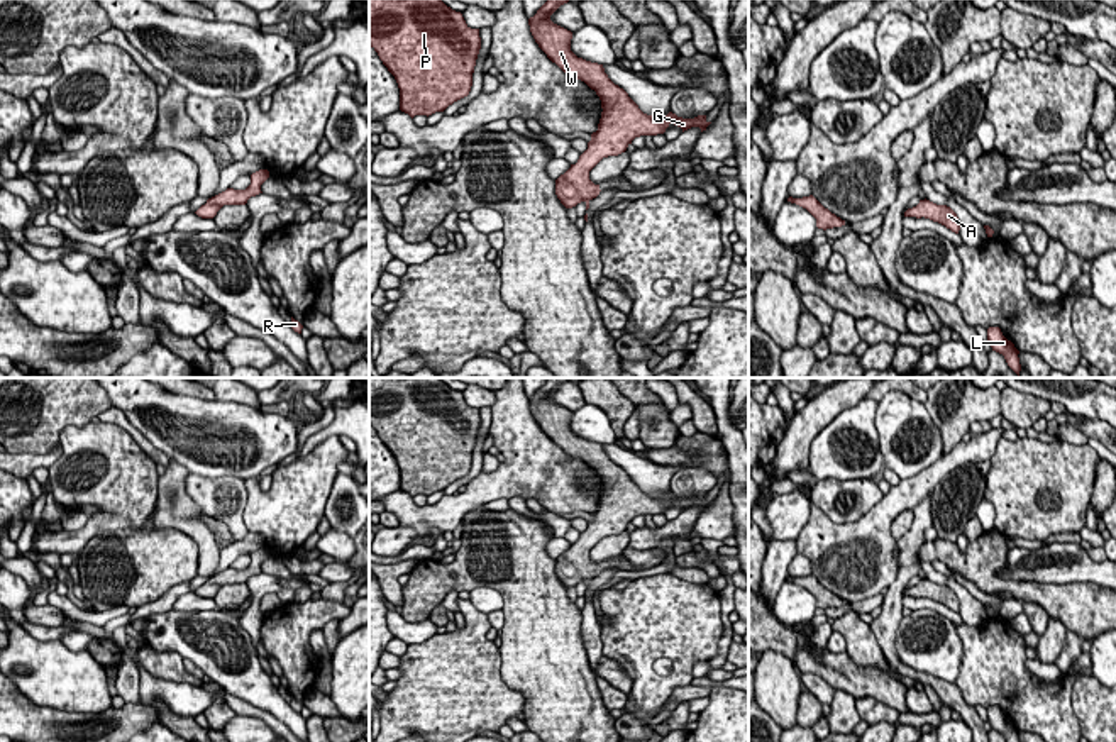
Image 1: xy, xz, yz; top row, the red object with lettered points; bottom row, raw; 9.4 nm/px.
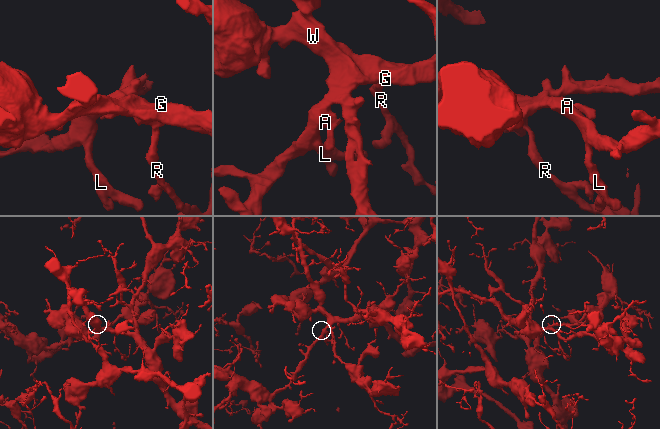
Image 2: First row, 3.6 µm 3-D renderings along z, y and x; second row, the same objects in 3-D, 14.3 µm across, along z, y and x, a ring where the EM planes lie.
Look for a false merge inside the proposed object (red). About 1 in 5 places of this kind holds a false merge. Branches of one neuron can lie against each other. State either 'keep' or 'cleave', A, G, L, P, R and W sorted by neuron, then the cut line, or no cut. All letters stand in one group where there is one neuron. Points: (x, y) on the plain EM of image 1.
keep; A G L P R W; no cut

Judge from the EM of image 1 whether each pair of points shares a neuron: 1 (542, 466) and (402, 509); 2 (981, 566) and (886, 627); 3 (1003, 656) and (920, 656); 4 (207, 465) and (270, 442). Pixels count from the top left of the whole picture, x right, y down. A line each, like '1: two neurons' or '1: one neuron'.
1: one neuron
2: two neurons
3: two neurons
4: one neuron

